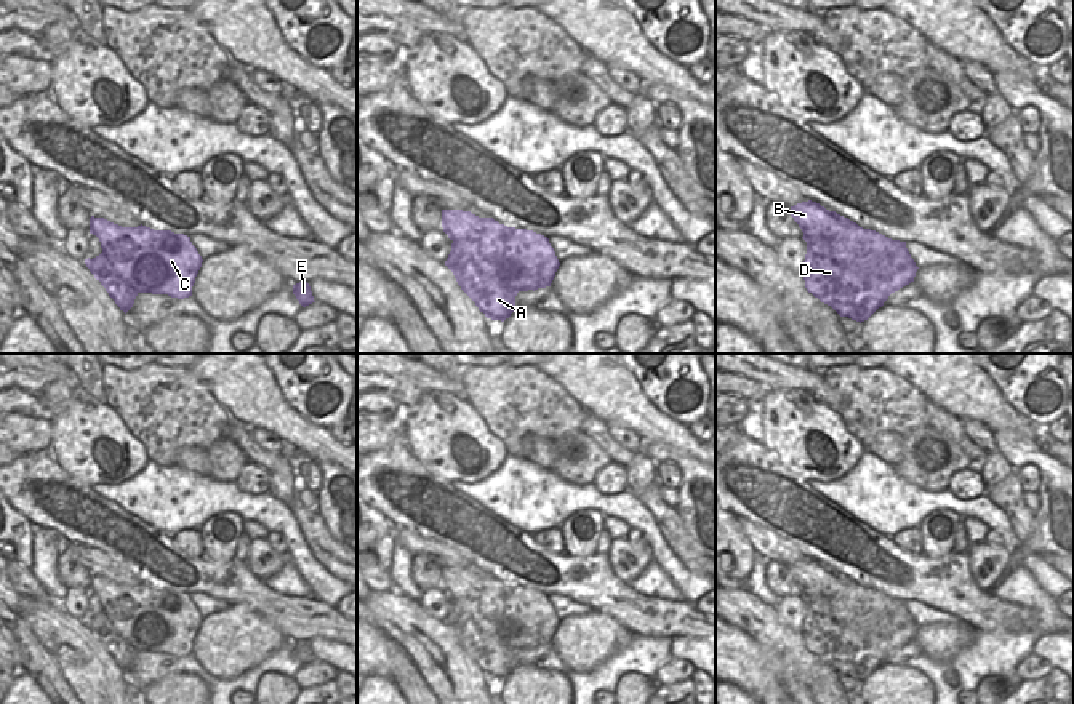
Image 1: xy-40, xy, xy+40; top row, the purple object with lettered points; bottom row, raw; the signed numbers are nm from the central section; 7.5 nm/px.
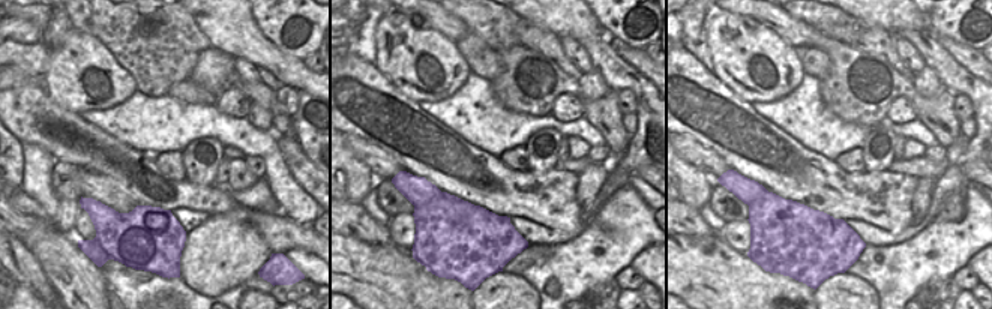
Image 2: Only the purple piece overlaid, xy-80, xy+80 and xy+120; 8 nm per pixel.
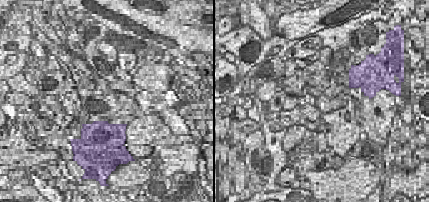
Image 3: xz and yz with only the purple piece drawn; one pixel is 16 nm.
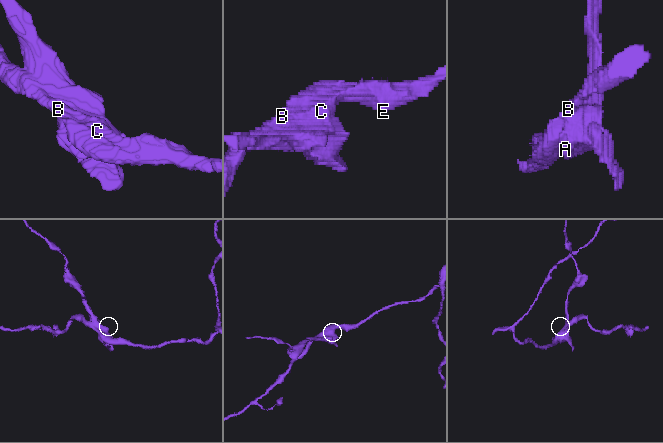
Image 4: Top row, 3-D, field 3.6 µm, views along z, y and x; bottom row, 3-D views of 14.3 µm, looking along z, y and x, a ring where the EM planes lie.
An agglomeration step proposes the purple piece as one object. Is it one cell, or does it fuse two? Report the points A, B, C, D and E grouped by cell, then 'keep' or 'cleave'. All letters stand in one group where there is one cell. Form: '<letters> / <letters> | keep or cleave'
A D / B C E | cleave

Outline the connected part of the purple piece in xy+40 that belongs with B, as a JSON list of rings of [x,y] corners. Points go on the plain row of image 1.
[[[812,558],[791,565],[791,574],[803,590],[802,597],[805,600],[829,598],[832,616],[837,621],[844,621],[852,627],[858,627],[858,616],[869,618],[876,622],[887,619],[893,626],[893,645],[906,645],[914,640],[917,624],[906,606],[906,600],[892,598],[876,589],[860,586],[848,576],[837,576],[836,573],[836,570],[829,570]]]

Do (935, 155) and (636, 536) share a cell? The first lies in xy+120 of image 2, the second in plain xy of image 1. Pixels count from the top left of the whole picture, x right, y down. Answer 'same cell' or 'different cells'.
same cell

